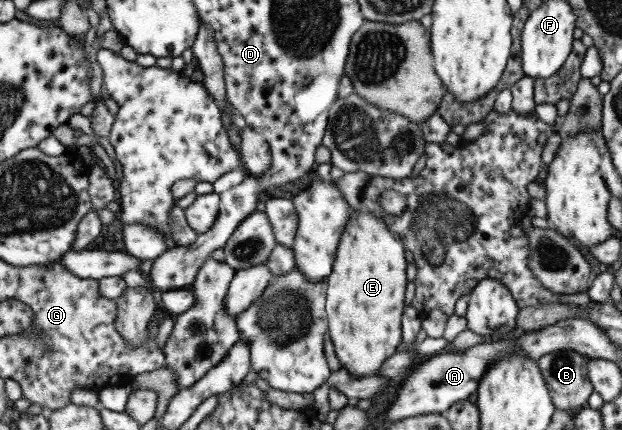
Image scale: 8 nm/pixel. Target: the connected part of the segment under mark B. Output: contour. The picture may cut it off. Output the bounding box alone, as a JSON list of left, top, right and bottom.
[537,349,593,412]

